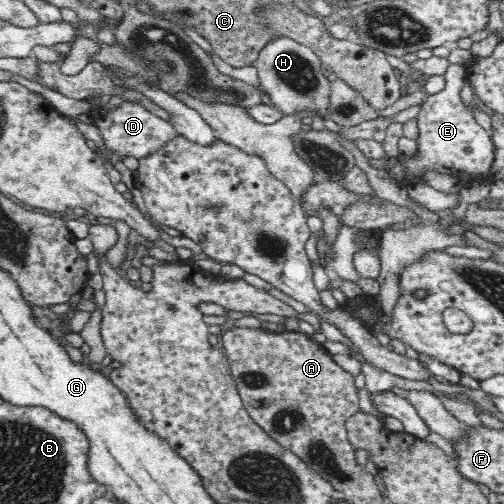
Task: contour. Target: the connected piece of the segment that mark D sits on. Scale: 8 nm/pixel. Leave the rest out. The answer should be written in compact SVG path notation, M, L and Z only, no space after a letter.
M123 102L119 109L111 113L108 113L104 108L93 108L92 111L88 112L94 122L93 124L100 129L108 151L116 151L120 158L127 154L137 157L139 160L146 158L152 152L158 152L160 146L166 146L166 142L178 135L178 132L172 128L166 119L154 116L147 106Z

